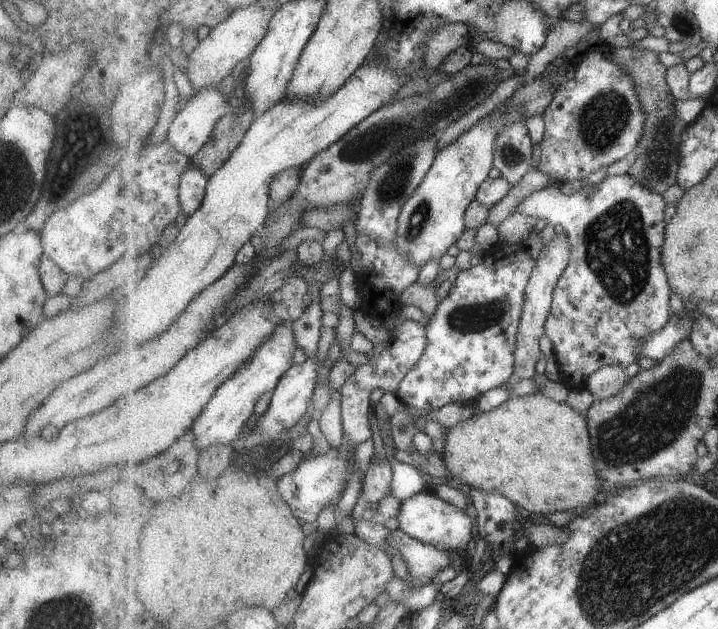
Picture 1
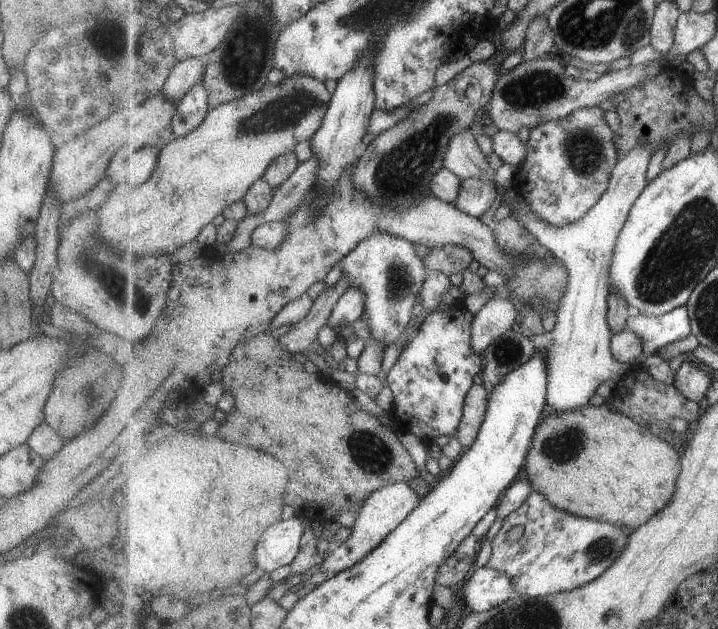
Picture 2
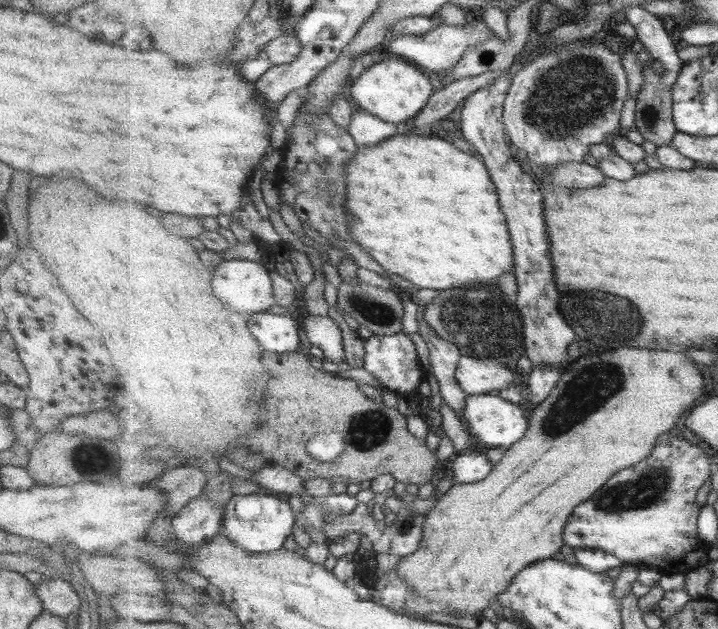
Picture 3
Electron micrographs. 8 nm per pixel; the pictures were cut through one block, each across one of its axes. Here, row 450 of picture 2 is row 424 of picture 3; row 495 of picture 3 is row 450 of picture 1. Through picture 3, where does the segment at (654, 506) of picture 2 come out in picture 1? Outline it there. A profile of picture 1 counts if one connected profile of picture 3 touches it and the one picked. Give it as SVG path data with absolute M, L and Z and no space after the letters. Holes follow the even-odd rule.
M543 393L511 397L499 408L475 414L449 428L443 439L445 444L441 456L455 478L467 484L471 490L481 488L485 492L503 494L513 504L533 514L569 512L581 506L593 505L597 494L606 488L595 466L593 442L586 417L569 404L557 402Z

